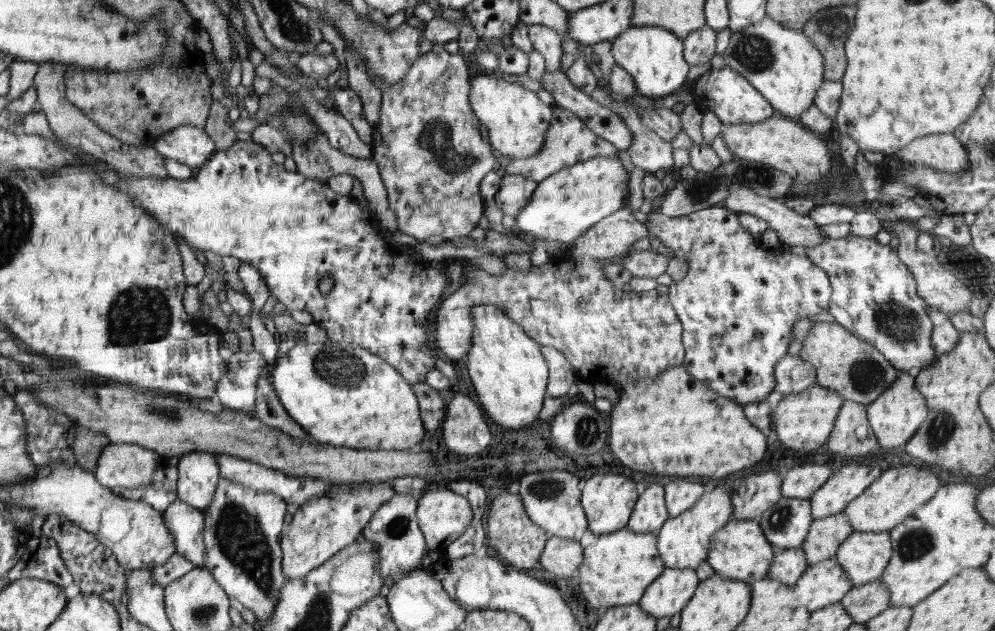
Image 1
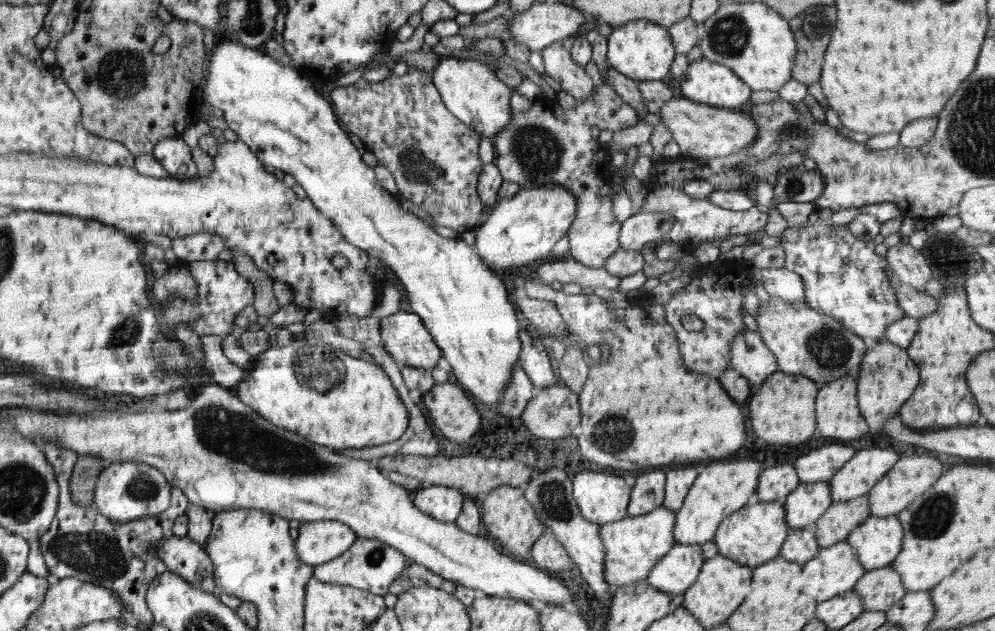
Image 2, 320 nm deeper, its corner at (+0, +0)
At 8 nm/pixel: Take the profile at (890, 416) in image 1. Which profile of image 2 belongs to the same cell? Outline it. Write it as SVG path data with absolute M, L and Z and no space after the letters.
M880 339L872 348L865 350L856 381L858 408L868 424L870 436L882 436L884 424L900 412L904 402L912 396L918 386L919 368L910 358L907 349L886 339Z

